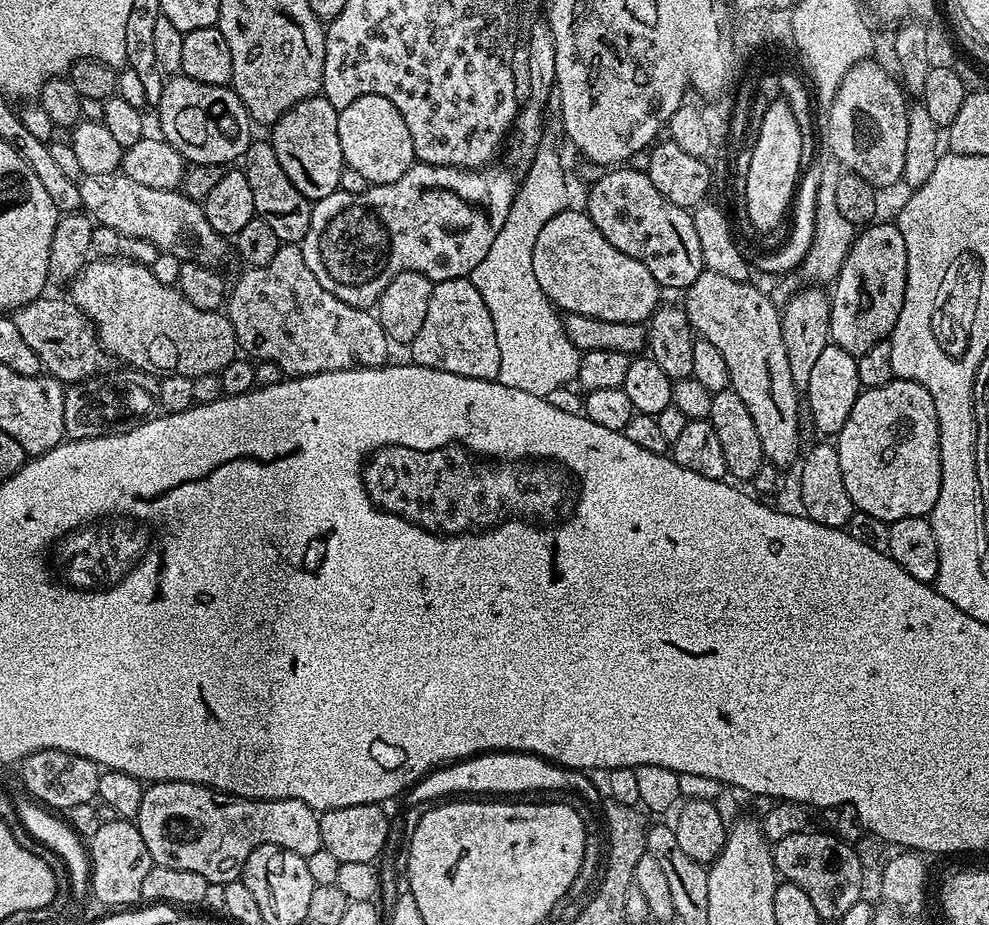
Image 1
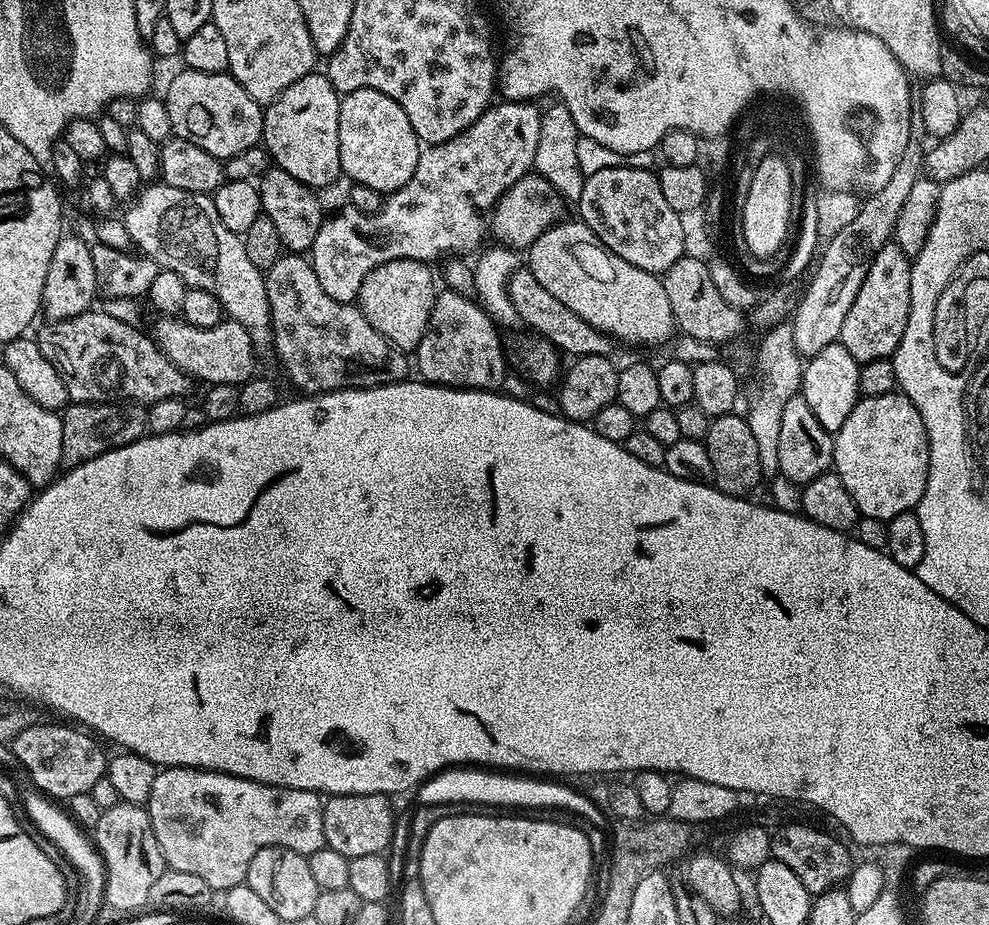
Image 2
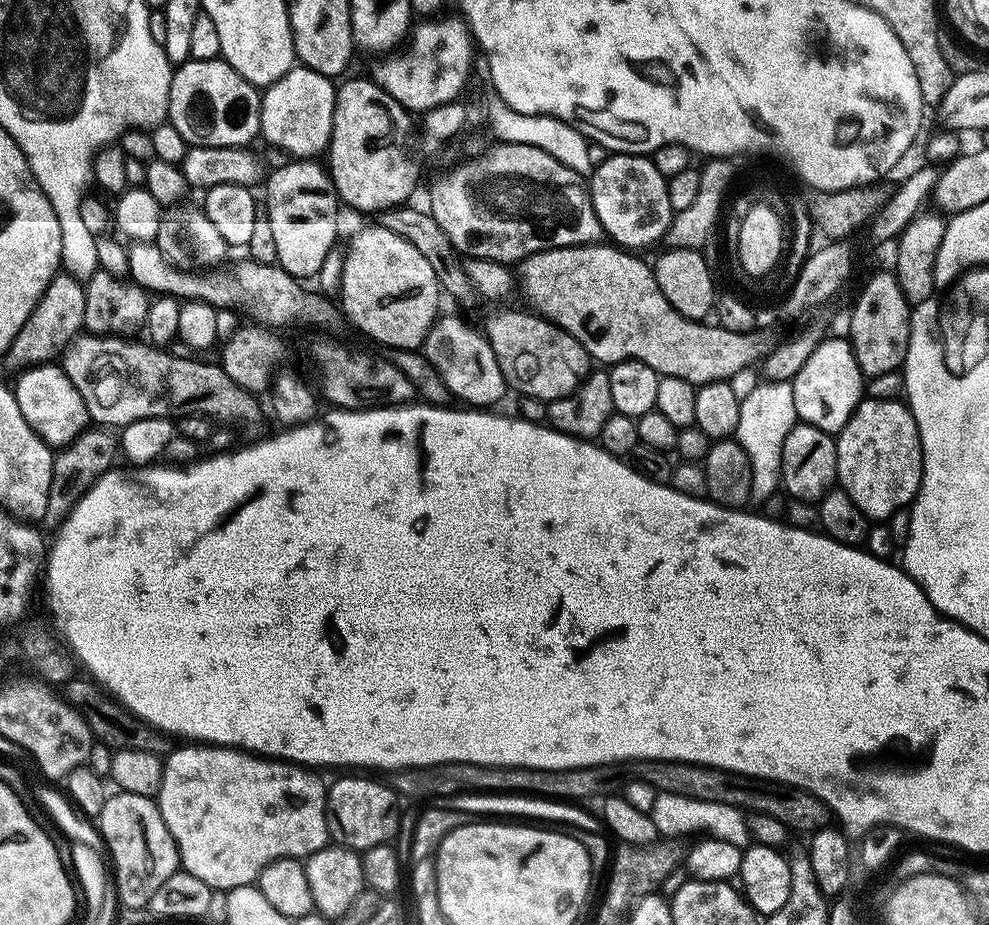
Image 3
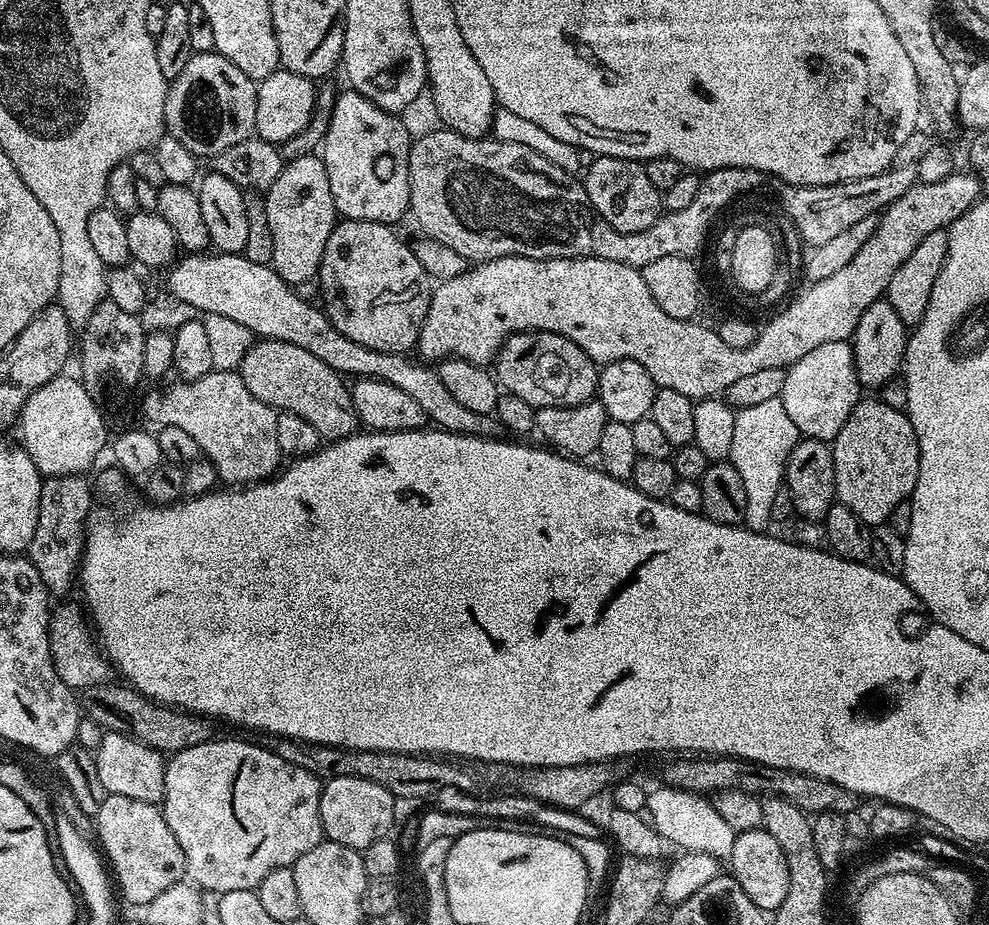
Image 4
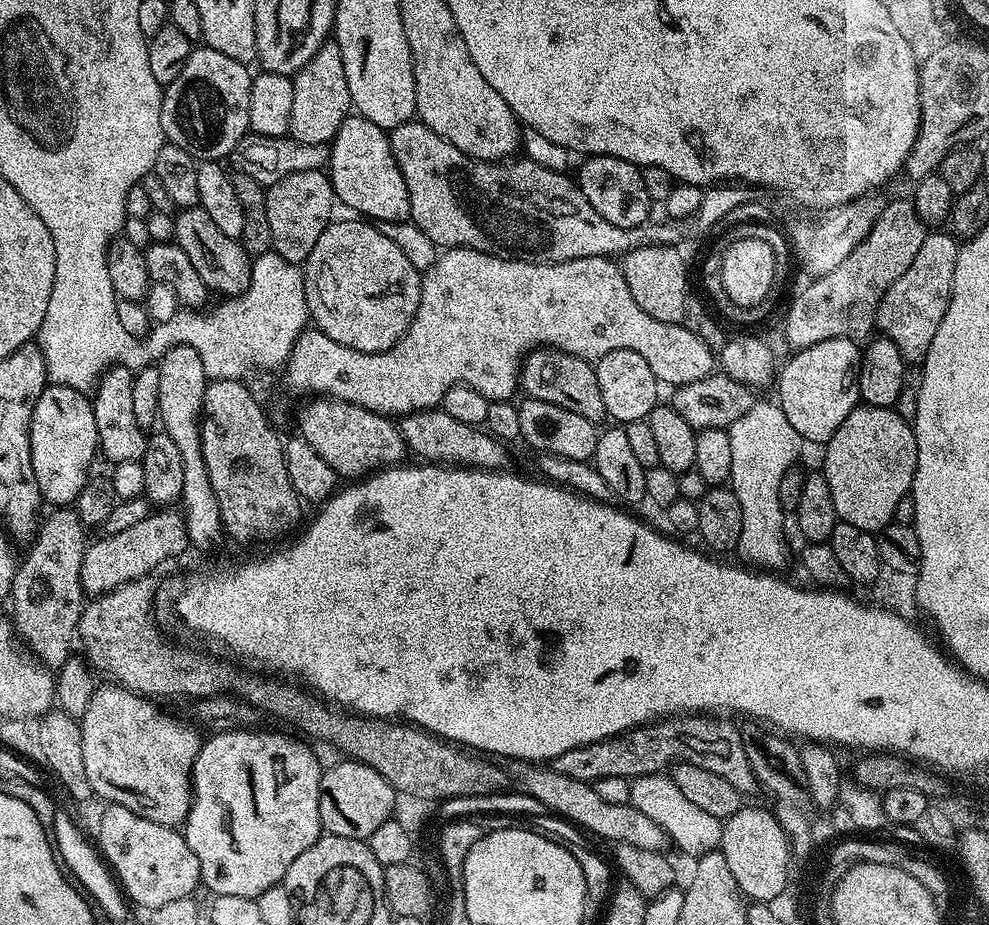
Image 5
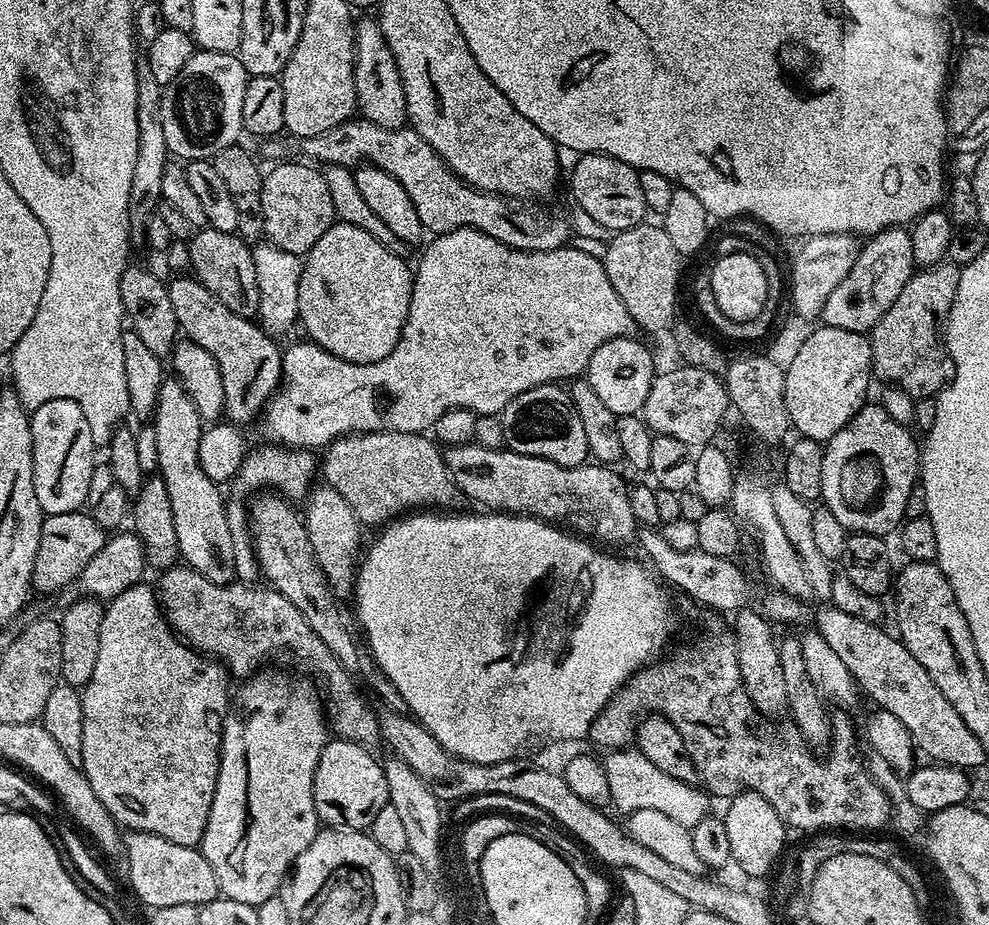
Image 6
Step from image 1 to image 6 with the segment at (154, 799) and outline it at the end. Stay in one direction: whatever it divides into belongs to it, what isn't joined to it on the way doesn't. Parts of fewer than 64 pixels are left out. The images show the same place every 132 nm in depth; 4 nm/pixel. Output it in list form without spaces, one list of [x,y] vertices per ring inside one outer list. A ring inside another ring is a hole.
[[[261,671],[253,675],[247,681],[248,684],[240,692],[240,708],[233,707],[228,715],[224,717],[224,732],[220,735],[220,769],[218,770],[218,782],[214,790],[214,802],[210,806],[210,818],[206,822],[204,837],[198,845],[204,853],[206,862],[214,870],[214,878],[220,887],[220,896],[225,900],[234,902],[246,902],[253,906],[266,902],[266,898],[277,895],[292,867],[295,864],[298,854],[314,842],[316,833],[321,827],[320,817],[316,815],[316,803],[312,787],[314,786],[314,770],[318,766],[318,758],[322,754],[324,745],[328,743],[330,736],[326,731],[326,717],[322,707],[322,697],[313,681],[300,676],[291,676],[288,672]]]

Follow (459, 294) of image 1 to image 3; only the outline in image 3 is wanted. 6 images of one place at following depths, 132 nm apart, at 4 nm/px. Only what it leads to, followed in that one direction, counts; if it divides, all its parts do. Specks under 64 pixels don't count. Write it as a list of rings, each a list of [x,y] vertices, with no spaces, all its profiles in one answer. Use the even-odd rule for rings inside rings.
[[[441,315],[432,324],[428,336],[424,339],[422,355],[428,359],[430,366],[438,372],[438,378],[448,388],[449,397],[458,399],[465,405],[477,410],[488,410],[503,398],[509,386],[504,381],[498,358],[484,337],[479,327],[471,328],[460,316]]]

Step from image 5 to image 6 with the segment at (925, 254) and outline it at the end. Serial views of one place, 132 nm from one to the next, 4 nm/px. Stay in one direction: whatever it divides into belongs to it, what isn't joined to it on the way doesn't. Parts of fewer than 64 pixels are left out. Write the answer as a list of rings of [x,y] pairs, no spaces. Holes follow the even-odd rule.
[[[941,262],[913,272],[910,282],[902,286],[902,294],[894,301],[894,306],[882,314],[880,321],[872,327],[870,339],[872,342],[872,370],[877,377],[885,381],[885,385],[906,390],[913,398],[932,398],[947,388],[956,373],[954,362],[948,356],[948,350],[942,335],[942,322],[947,321],[954,294],[958,286],[961,267],[949,262]]]

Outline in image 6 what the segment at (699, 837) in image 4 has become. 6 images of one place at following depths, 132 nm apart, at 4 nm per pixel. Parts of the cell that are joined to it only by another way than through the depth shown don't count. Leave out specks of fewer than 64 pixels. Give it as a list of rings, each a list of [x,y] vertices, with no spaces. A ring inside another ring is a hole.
[[[628,746],[623,750],[612,750],[603,757],[606,779],[610,781],[612,804],[620,807],[624,814],[634,810],[658,810],[674,822],[682,822],[682,826],[692,829],[702,818],[709,815],[708,800],[710,796],[703,787],[693,786],[686,782],[678,782],[670,778],[670,774],[662,774],[650,758],[646,758],[635,747]]]

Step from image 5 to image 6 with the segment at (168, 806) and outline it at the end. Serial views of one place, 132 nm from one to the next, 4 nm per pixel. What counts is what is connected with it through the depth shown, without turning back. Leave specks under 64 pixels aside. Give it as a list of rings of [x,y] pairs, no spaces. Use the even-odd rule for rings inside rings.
[[[144,582],[136,583],[122,590],[116,597],[107,601],[101,624],[101,637],[98,641],[98,658],[88,684],[82,688],[82,771],[90,782],[94,794],[106,806],[117,825],[134,832],[158,834],[166,842],[178,842],[178,846],[199,845],[204,837],[206,822],[210,818],[210,806],[214,802],[214,790],[220,769],[220,735],[224,732],[224,717],[230,711],[228,704],[228,680],[230,673],[219,660],[196,651],[191,644],[177,636],[158,599],[157,593],[147,588]]]

